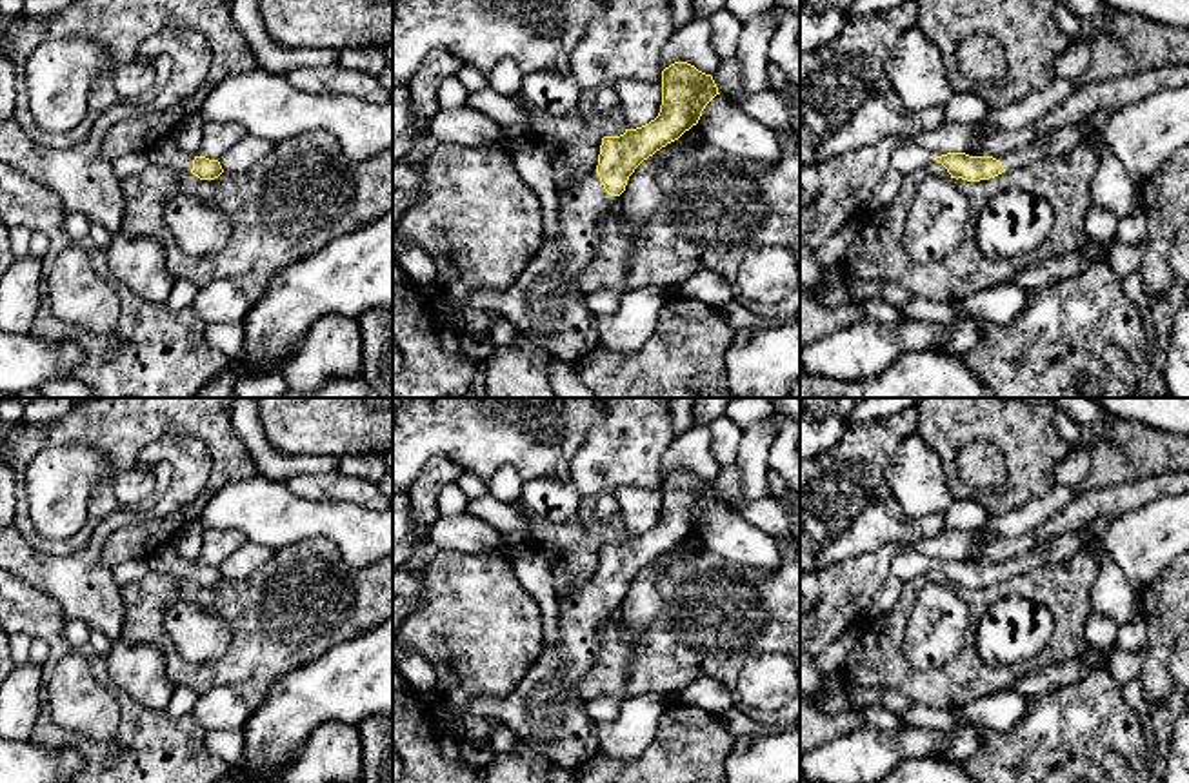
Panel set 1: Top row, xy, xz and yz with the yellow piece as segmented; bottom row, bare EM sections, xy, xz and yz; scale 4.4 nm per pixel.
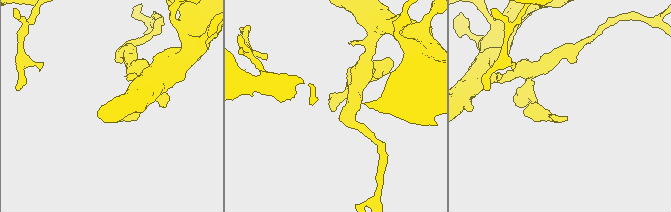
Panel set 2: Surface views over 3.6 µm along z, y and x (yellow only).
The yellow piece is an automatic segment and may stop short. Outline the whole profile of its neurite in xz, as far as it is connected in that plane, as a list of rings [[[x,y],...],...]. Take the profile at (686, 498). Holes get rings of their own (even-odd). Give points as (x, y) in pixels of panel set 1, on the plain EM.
[[[674,469],[665,474],[658,523],[642,534],[625,536],[620,543],[604,543],[596,576],[580,581],[558,600],[560,639],[544,645],[538,659],[511,694],[500,699],[476,698],[467,705],[467,712],[500,719],[524,743],[565,770],[576,770],[596,754],[600,750],[596,721],[585,712],[578,687],[600,654],[600,634],[609,625],[616,605],[625,598],[634,576],[696,532],[702,518],[716,501],[720,500],[713,483],[694,472]]]

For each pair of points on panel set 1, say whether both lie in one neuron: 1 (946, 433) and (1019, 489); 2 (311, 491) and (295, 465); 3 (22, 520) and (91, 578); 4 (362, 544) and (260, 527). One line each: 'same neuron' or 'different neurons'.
1: same neuron
2: different neurons
3: different neurons
4: same neuron

